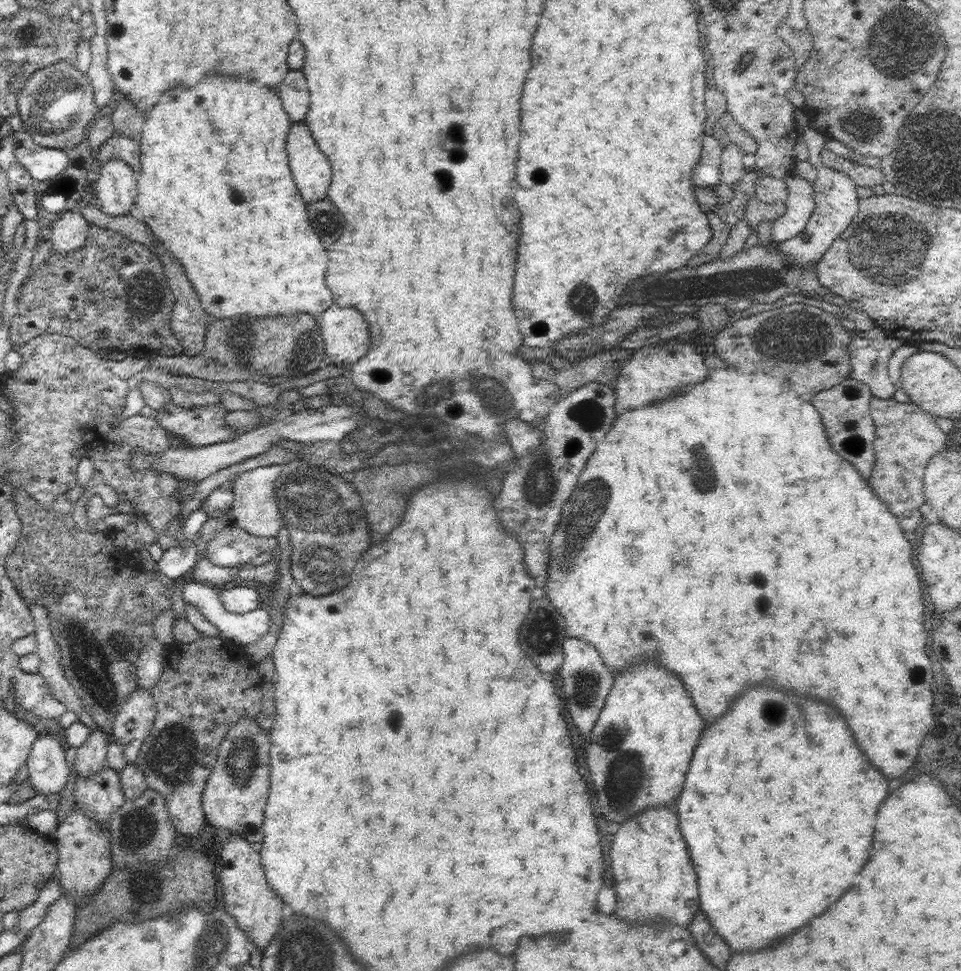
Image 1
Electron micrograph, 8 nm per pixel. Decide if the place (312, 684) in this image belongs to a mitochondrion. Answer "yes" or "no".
no

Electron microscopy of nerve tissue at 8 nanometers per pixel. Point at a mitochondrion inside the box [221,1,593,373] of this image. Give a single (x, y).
(454, 136)

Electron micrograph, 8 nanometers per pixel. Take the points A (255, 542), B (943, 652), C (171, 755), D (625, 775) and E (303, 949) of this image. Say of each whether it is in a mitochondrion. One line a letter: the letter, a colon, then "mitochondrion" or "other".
A: other
B: other
C: mitochondrion
D: mitochondrion
E: mitochondrion

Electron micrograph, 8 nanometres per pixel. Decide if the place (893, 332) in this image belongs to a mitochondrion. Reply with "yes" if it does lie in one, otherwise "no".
no

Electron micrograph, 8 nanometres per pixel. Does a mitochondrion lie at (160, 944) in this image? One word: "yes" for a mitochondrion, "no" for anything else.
no

